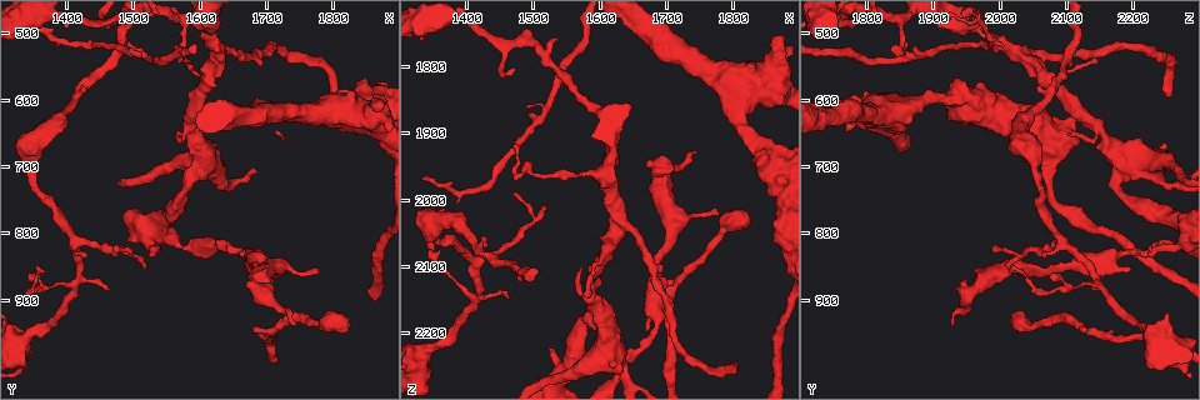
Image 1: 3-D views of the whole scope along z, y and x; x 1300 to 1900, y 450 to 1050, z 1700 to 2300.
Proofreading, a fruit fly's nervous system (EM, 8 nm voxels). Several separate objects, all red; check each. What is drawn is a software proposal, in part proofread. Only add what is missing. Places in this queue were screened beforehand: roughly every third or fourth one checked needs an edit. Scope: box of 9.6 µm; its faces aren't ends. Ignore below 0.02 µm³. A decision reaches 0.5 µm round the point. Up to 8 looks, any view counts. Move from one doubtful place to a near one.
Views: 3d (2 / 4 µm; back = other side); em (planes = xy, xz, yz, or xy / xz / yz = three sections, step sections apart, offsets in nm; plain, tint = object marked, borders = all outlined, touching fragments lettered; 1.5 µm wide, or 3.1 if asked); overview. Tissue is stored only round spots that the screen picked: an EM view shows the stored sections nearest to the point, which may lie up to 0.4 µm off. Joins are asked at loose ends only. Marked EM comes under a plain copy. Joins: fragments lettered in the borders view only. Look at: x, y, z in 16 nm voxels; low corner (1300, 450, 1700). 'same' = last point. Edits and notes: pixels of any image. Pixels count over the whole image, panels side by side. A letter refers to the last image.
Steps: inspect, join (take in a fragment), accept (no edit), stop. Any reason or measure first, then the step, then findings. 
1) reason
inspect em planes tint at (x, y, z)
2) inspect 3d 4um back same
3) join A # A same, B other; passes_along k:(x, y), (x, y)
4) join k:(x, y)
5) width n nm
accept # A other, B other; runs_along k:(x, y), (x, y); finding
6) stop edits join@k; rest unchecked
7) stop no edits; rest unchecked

free end
inspect 3d 2um at (1800, 595, 2250)

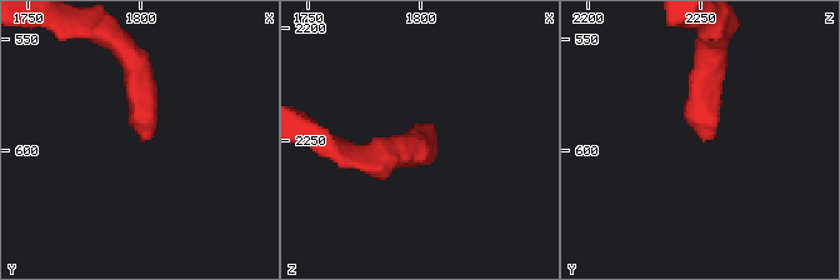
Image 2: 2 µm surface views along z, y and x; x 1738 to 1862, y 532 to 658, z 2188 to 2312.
inspect em planes borders at (1801, 595, 2252)

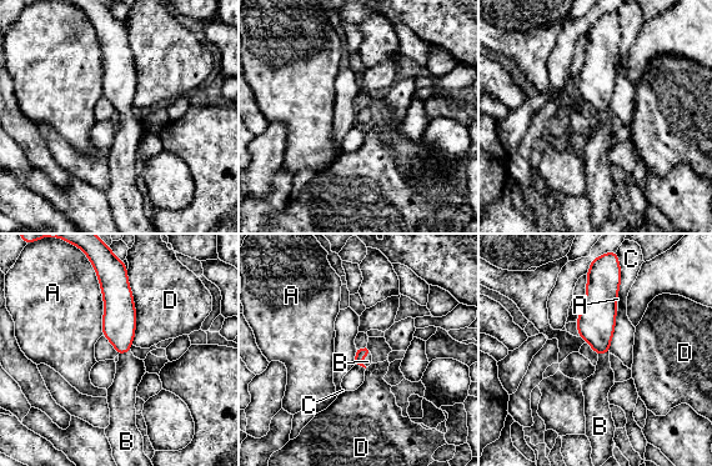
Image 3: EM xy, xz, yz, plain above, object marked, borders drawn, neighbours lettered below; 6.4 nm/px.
join B # A other, B same, C other, D other; passes_along 3:(119, 322), (124, 352), (130, 370); the neuron continues

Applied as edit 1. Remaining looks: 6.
free end
inspect em planes borders at (1775, 860, 2020)

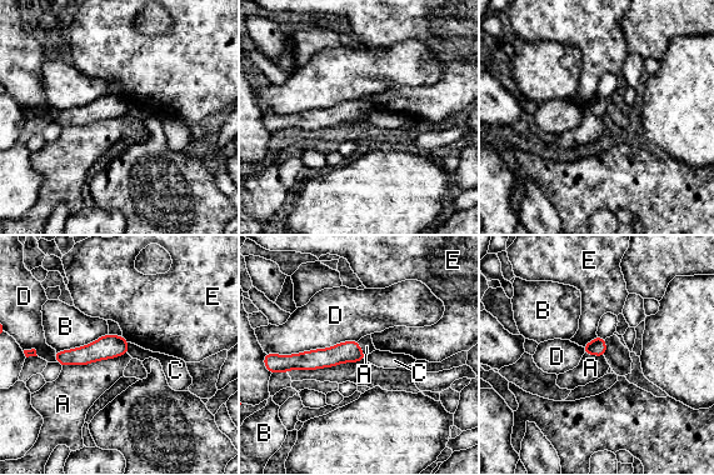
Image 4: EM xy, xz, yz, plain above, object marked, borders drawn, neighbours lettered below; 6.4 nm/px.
accept # A other, B other, C other, D other, E other; border 4:(126, 353), (83, 365), (63, 366); no lettered fragment goes on from it

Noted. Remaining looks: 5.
an open end
inspect 3d 2um at (1745, 940, 1925)

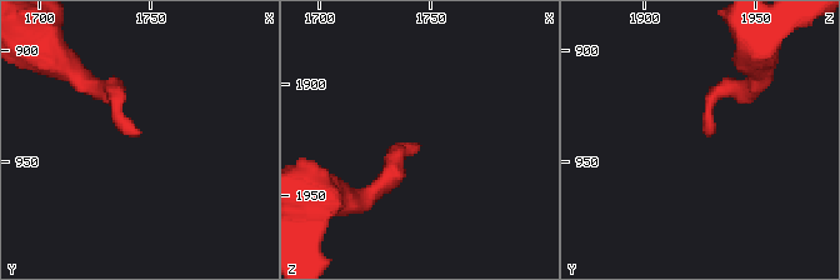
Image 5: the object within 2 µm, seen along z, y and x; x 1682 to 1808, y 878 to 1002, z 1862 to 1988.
inspect em planes borders at (1745, 938, 1930)

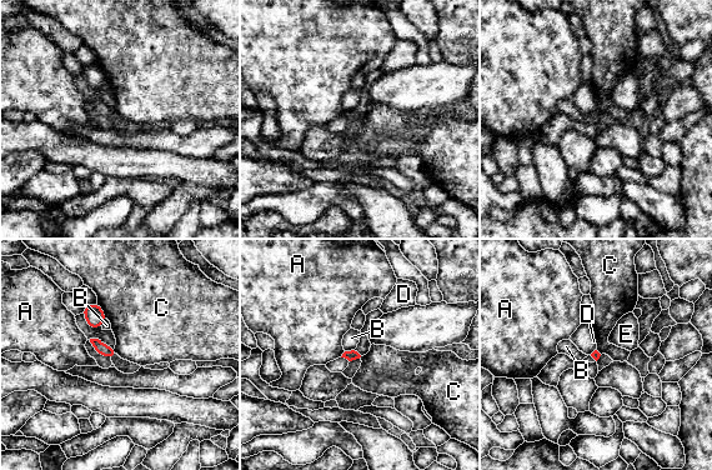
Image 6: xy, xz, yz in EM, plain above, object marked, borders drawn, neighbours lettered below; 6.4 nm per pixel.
accept # A other, B other, C other, D other, E other; border 6:(96, 303), (106, 318); no lettered fragment goes on from it

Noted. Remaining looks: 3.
stop edits join@3; rest unchecked

